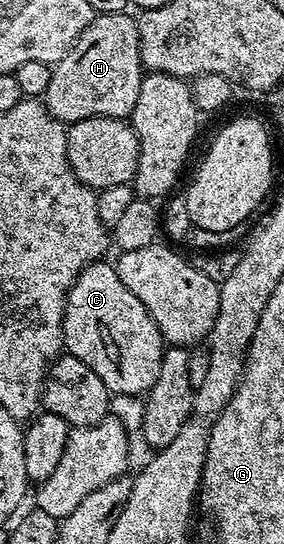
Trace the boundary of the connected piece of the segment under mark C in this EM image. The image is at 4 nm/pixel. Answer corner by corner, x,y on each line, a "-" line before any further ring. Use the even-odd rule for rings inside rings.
96,262
87,265
79,273
77,280
70,286
66,295
65,313
63,314
63,334
65,335
65,348
68,355
79,358
99,378
103,378
103,386
109,388
110,393
121,396
137,396
149,391
151,386
155,386
155,378
159,378
159,366
163,362
163,354
167,347
165,339
161,336
159,326
147,314
147,306
123,286
119,278
116,267
112,263

